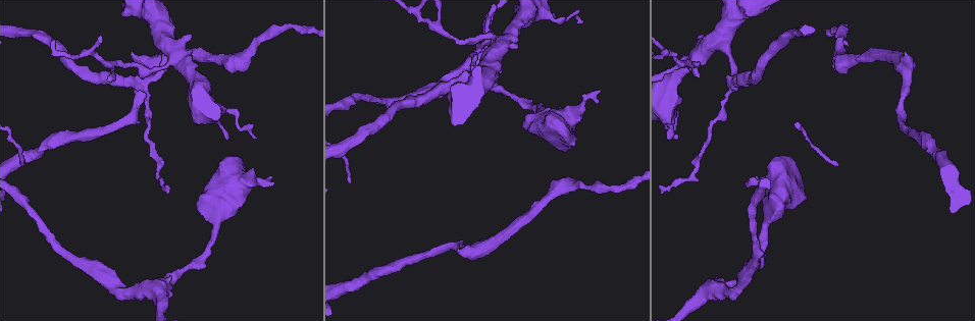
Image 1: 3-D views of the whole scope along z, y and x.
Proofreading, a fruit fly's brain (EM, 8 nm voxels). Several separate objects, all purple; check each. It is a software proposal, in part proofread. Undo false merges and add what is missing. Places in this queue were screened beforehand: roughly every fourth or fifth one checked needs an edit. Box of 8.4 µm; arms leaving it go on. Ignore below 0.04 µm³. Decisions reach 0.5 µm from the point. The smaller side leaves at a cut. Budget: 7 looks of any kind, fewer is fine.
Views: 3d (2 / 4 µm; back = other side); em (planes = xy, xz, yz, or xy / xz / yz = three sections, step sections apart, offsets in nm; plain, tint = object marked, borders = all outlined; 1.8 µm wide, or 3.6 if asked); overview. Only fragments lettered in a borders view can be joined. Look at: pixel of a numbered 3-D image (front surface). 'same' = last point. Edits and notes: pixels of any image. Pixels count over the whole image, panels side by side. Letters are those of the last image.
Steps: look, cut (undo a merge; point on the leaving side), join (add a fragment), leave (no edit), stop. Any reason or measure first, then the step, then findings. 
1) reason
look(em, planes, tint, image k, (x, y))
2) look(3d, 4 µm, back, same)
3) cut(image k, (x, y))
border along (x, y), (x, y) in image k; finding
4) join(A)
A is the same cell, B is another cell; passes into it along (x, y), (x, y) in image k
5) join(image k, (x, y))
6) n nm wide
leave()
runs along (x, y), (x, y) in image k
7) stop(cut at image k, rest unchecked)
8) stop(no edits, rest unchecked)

thin neck
look(em, planes, borders, image 1, (510, 94))

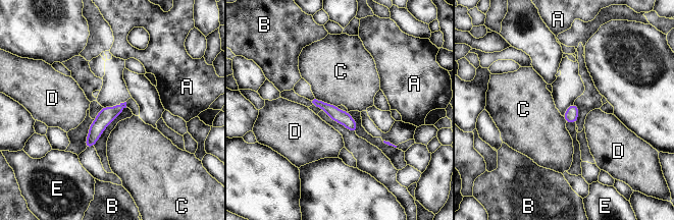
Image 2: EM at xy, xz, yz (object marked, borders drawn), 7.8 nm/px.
leave()
A, B, C, D and E are other cells; one cell here

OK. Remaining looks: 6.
an open end
look(3d, 2 µm, image 1, (600, 91))

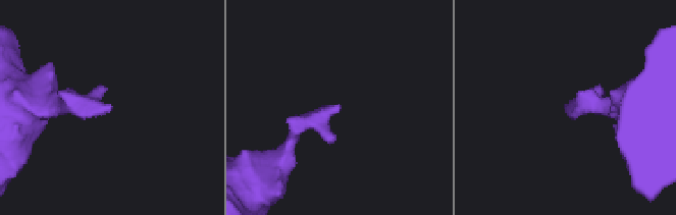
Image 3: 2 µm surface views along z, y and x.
now the EM
look(em, planes, borders, image 3, (336, 105))

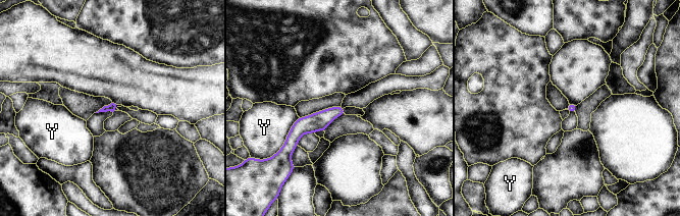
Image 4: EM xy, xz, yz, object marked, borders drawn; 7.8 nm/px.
leave()
Y is another cell; border along (299, 117), (280, 147) in image 4; none of them fits

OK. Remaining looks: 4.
an open end
look(em, planes, borders, image 1, (669, 138))

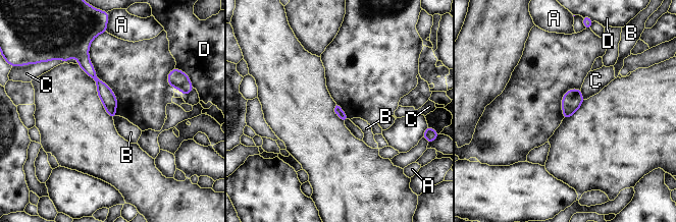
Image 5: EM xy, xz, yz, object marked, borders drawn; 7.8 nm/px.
leave()
A, B, C and D are other cells; border along (116, 115), (113, 119) in image 5; no lettered fragment goes on from it

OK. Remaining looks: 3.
stop(no edits, rest unchecked)

